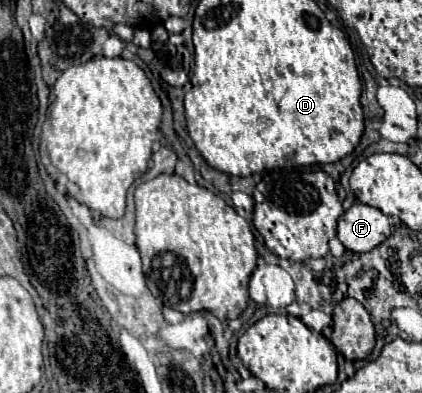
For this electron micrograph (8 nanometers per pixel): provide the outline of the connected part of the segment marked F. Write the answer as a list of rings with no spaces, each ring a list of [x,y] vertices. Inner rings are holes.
[[[355,202],[341,218],[337,226],[337,238],[351,252],[369,252],[391,234],[389,218],[367,204]]]

